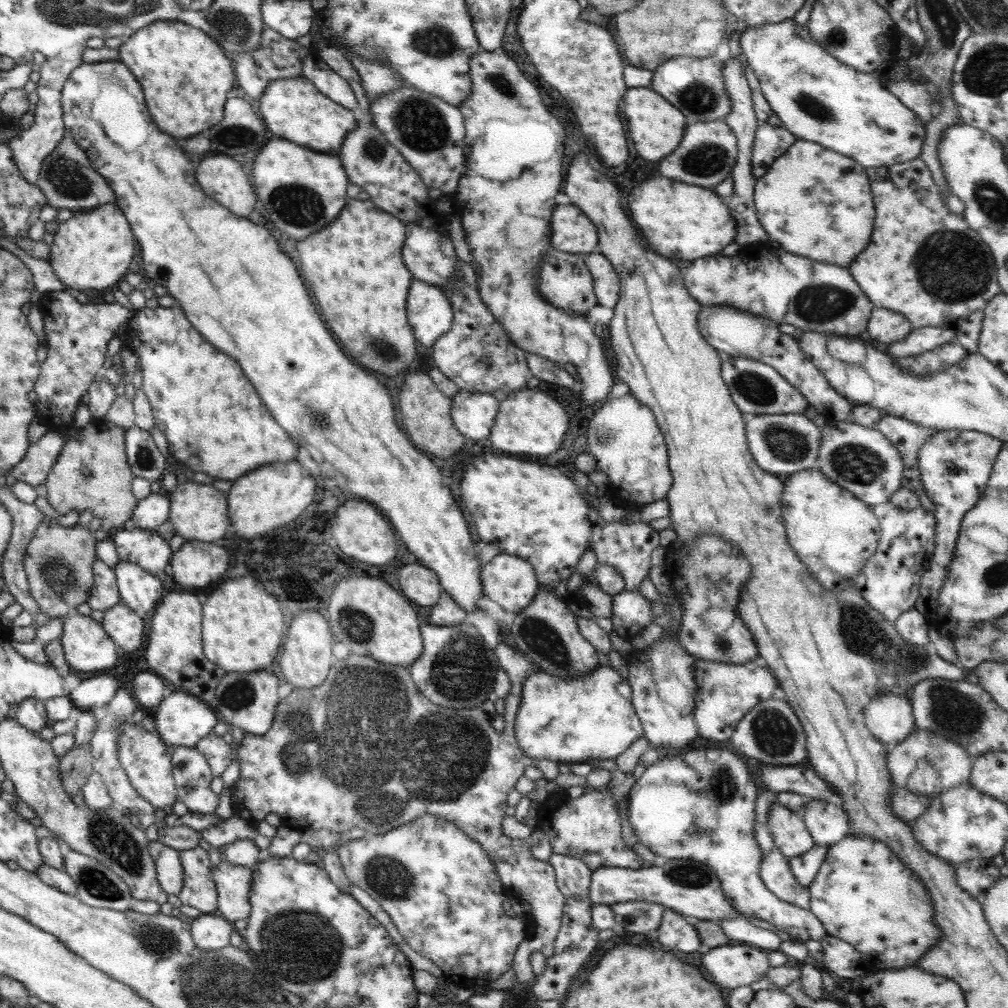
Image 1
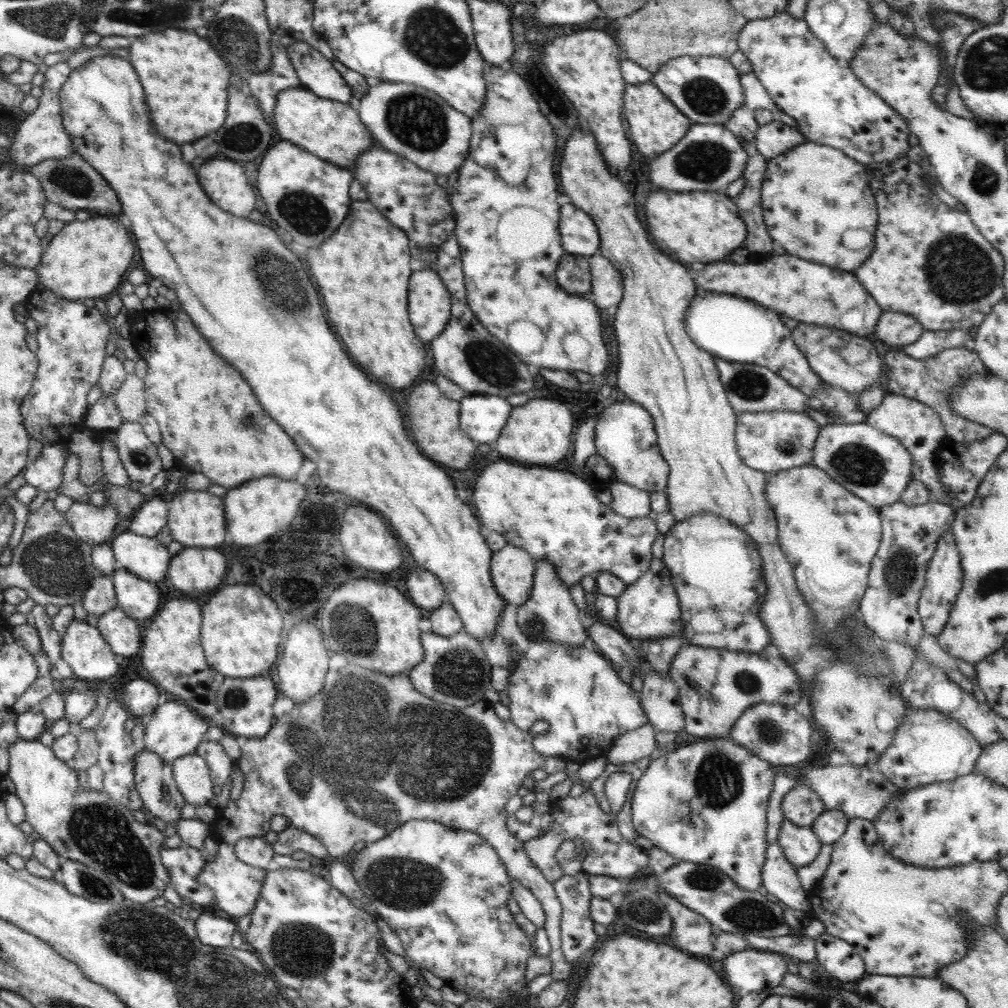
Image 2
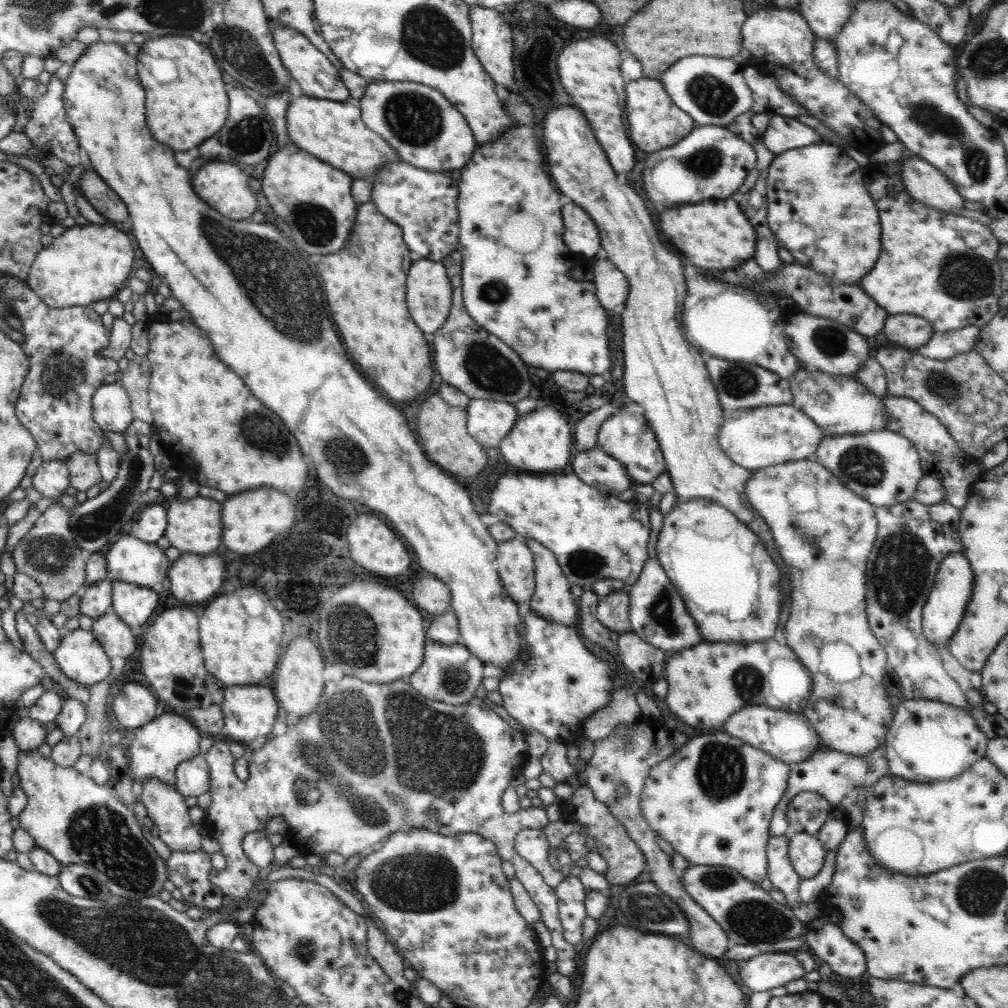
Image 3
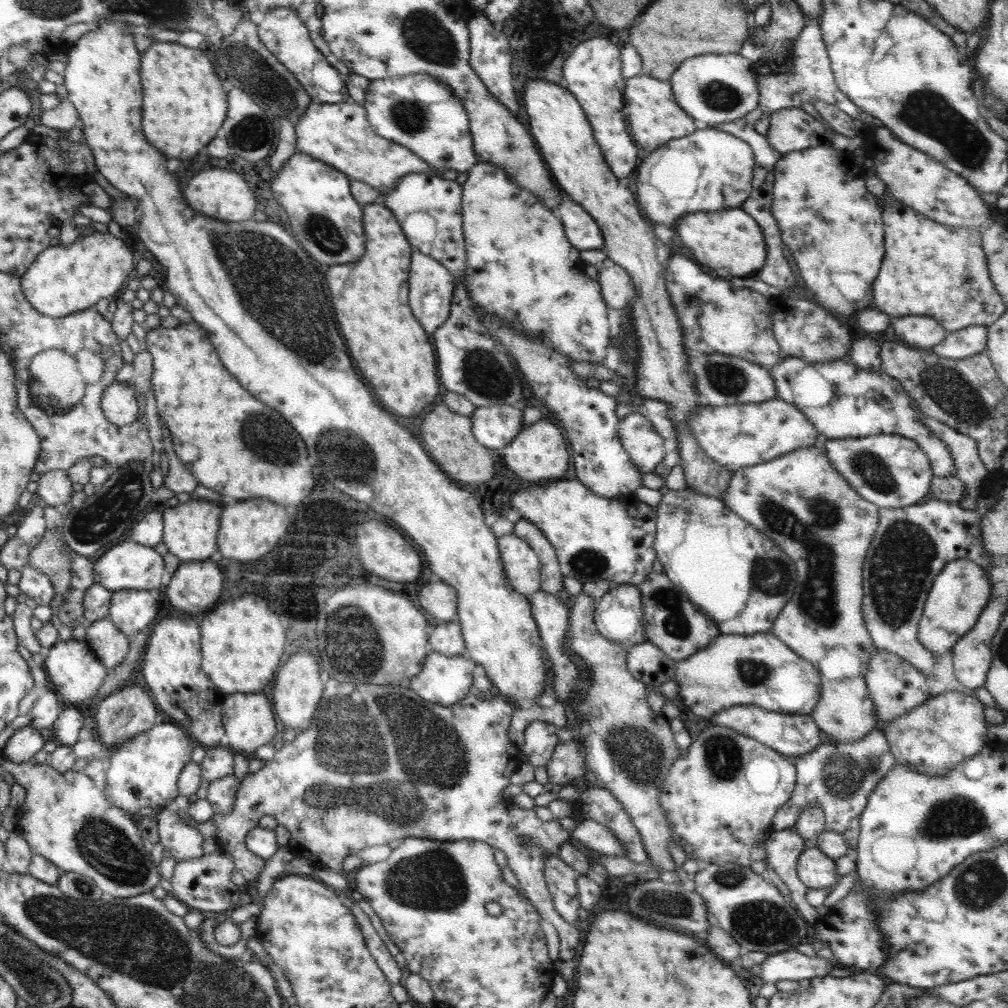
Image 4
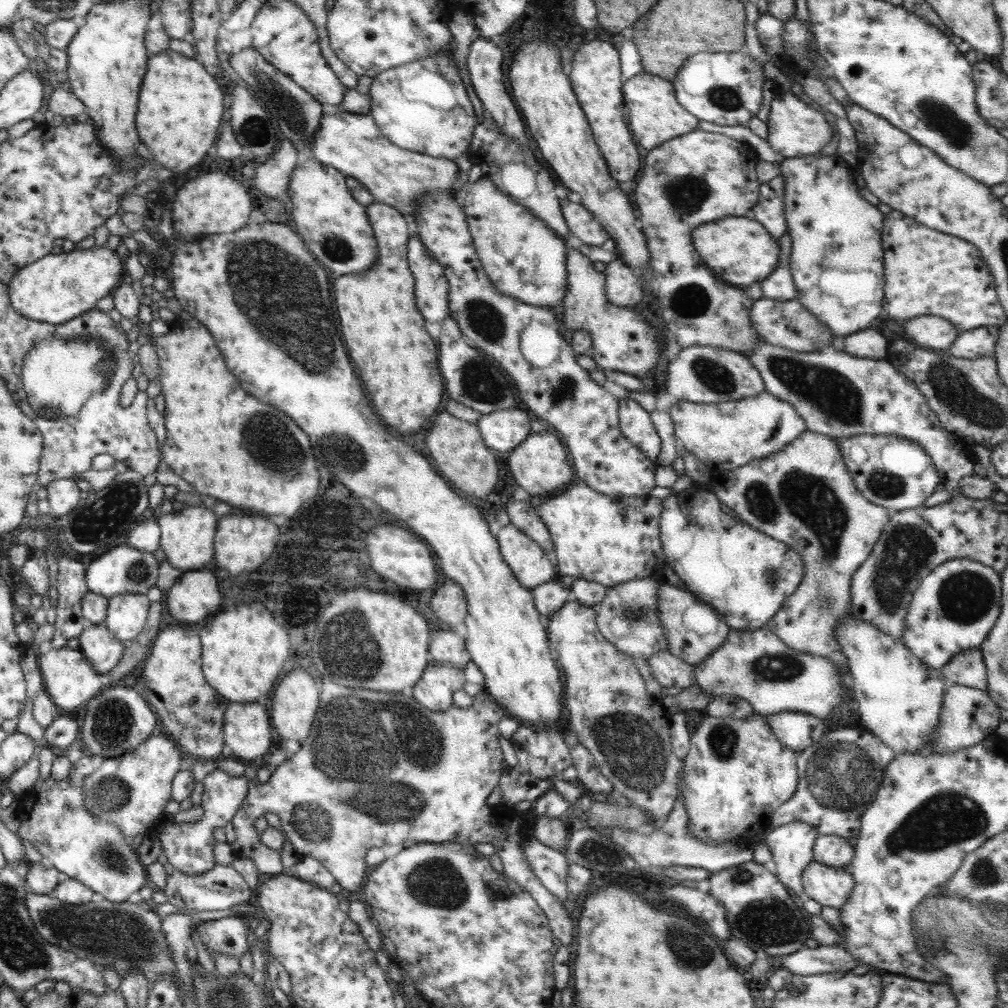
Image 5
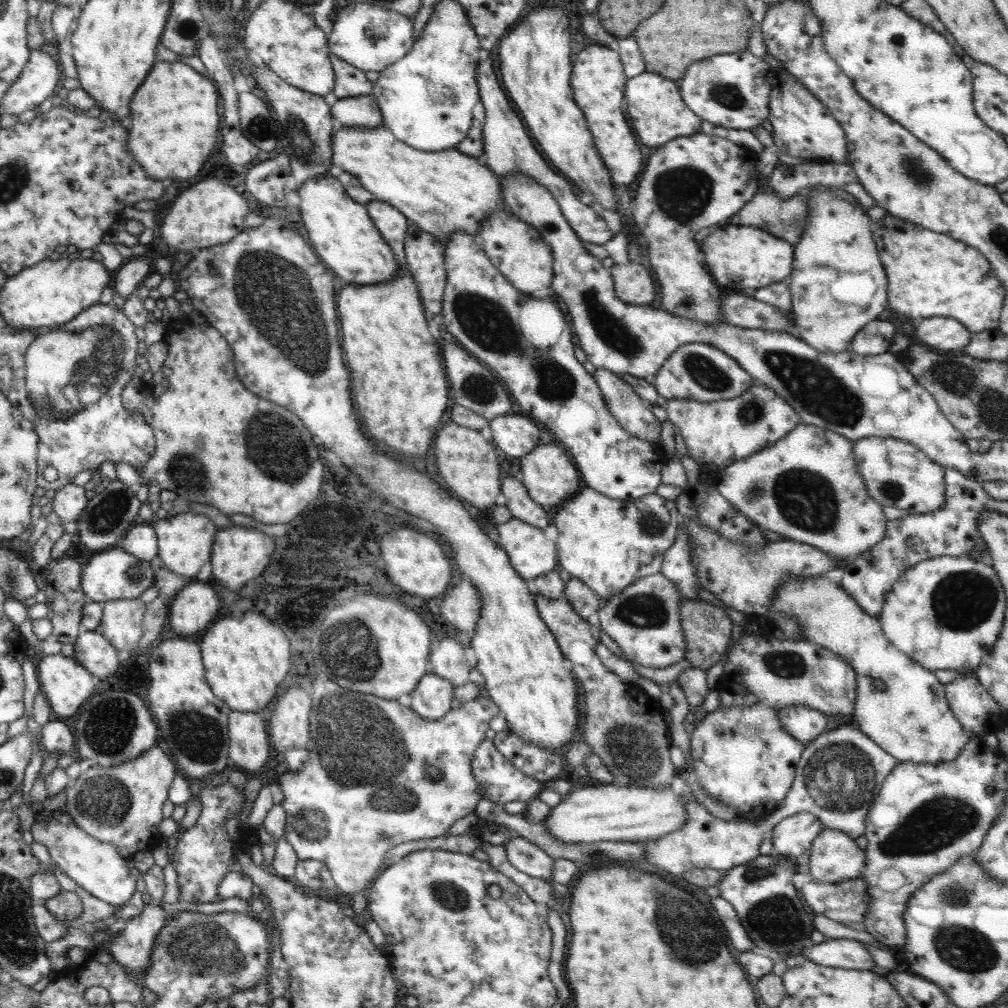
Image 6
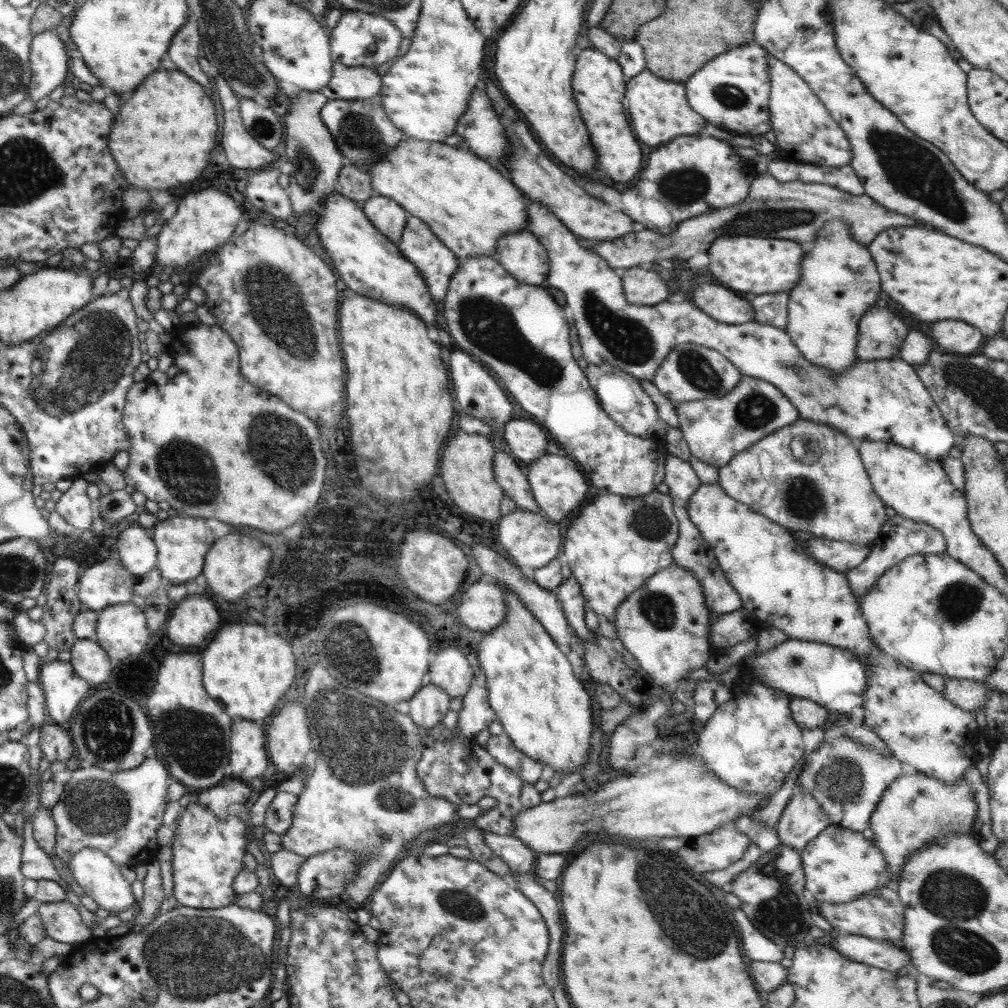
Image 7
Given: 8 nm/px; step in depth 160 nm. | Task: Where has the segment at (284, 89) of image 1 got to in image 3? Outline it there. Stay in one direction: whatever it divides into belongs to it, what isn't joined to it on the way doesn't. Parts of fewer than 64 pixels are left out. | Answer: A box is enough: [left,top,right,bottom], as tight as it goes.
[286,91,402,180]

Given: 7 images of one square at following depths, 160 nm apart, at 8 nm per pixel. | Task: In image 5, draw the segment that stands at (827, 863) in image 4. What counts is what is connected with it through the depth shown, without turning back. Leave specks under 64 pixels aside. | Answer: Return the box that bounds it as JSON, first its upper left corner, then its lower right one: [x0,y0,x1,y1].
[801,860,855,910]

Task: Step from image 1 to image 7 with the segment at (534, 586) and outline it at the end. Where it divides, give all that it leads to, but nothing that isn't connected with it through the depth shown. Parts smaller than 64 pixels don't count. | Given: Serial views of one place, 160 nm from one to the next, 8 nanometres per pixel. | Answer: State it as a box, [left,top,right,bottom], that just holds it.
[498,509,562,568]

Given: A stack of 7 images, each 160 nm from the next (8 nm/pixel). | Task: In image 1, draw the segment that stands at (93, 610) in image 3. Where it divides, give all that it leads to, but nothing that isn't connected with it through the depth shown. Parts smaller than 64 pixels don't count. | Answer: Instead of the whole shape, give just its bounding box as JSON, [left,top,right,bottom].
[87,560,121,611]

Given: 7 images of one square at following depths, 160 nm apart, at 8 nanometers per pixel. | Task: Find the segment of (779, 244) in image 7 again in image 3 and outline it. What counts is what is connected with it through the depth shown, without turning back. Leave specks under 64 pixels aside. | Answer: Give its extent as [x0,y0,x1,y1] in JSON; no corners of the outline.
[655,197,757,270]

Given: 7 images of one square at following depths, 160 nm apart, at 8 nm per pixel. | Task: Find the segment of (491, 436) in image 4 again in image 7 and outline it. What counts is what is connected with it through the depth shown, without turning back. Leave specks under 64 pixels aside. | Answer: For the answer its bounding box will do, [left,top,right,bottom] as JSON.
[504,420,548,463]

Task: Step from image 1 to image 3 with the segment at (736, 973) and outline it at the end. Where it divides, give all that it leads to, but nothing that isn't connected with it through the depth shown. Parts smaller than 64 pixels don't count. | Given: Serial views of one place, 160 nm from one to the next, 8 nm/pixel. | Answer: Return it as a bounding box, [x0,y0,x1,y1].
[738,950,806,992]

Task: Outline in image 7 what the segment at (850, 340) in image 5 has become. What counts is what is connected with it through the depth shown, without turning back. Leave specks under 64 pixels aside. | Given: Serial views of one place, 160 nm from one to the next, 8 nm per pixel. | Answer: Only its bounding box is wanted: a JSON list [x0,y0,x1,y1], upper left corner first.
[855,306,908,361]

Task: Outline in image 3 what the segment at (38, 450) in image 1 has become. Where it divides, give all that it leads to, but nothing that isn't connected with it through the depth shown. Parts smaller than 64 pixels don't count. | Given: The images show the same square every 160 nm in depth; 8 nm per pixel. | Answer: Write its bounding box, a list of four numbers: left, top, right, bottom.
[32,460,69,498]

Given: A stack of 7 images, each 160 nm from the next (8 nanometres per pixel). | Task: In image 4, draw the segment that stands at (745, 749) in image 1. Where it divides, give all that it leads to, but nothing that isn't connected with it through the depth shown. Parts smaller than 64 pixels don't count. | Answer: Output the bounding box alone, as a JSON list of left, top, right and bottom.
[710,704,821,757]

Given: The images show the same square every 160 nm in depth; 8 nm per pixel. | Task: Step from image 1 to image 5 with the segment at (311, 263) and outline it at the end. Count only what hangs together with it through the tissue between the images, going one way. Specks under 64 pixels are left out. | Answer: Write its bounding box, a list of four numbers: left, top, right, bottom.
[334,202,444,434]

